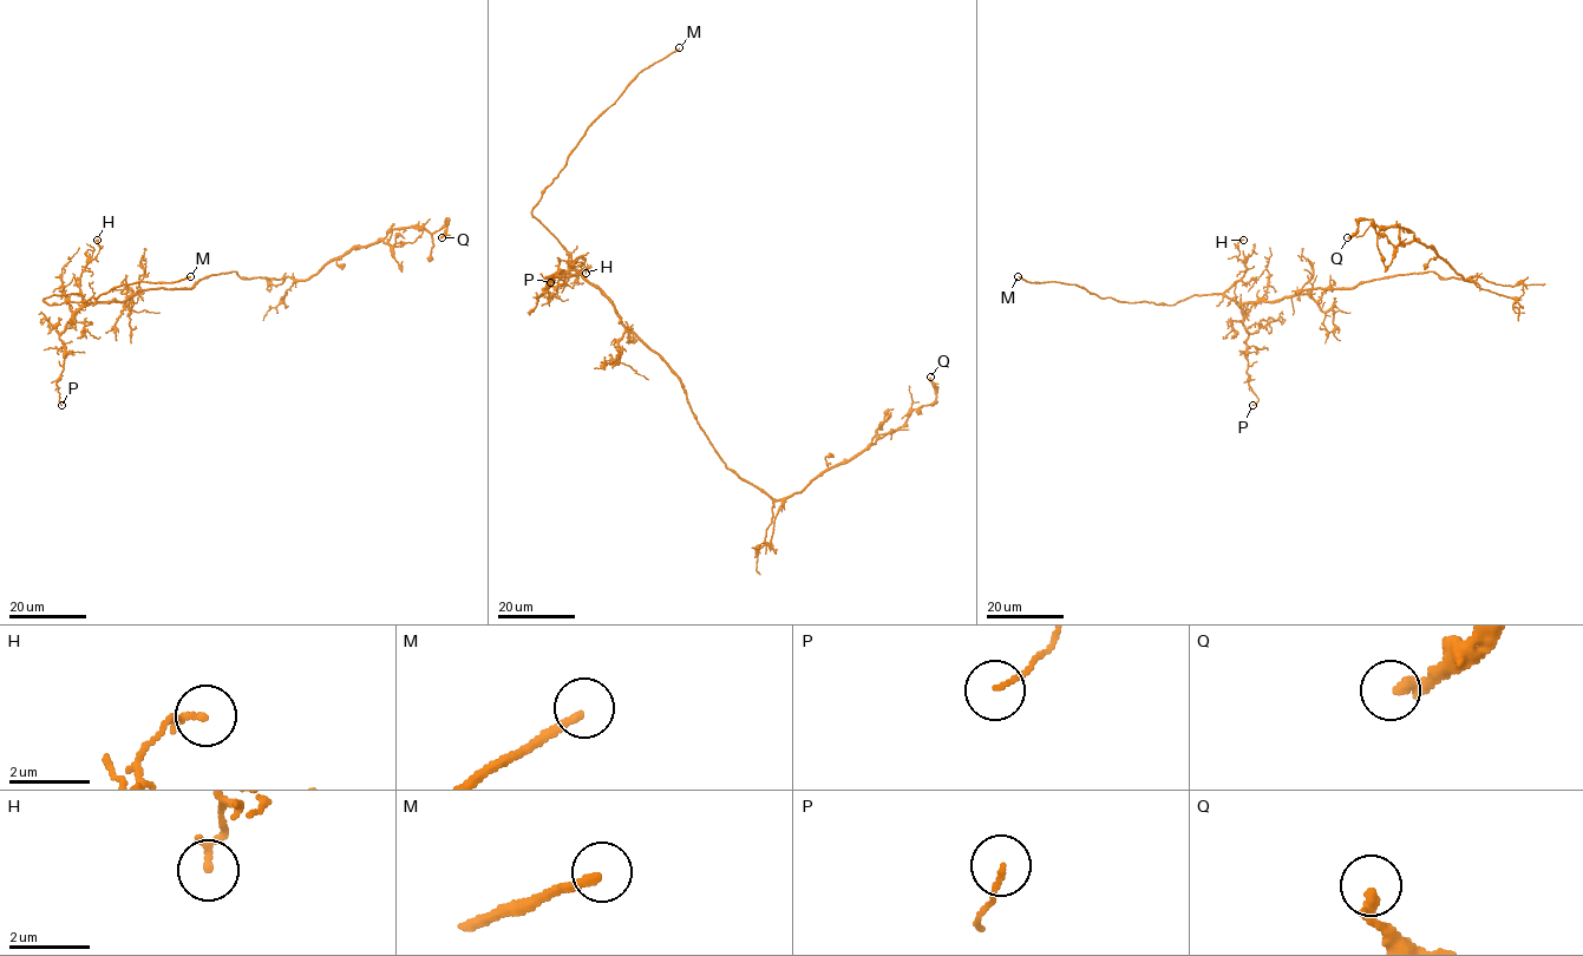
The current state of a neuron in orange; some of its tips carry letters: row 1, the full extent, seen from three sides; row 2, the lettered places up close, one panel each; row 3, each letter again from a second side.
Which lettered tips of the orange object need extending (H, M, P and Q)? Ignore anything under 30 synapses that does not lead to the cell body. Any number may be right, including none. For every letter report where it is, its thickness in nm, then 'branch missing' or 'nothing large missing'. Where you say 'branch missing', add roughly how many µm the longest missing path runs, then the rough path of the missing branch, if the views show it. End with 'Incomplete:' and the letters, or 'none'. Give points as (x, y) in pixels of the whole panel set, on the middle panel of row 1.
H: place (586, 273); calibre 170 nm; nothing large missing
M: place (679, 47); calibre 200 nm; branch missing; missing 15 µm; course (679, 47), (693, 30), (691, 15)
P: place (550, 282); calibre 110 nm; nothing large missing
Q: place (930, 377); calibre 280 nm; nothing large missing
Incomplete: M

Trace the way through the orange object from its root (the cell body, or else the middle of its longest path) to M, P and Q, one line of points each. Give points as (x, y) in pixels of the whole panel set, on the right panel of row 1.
M: (1333, 288), (1301, 289), (1274, 301), (1240, 303), (1202, 294), (1156, 305), (1018, 276)
P: (1333, 288), (1306, 288), (1279, 300), (1249, 301), (1241, 306), (1248, 333), (1248, 380), (1258, 398), (1253, 405)
Q: (1333, 288), (1413, 273), (1470, 276), (1407, 229), (1377, 233), (1361, 220), (1347, 237)

